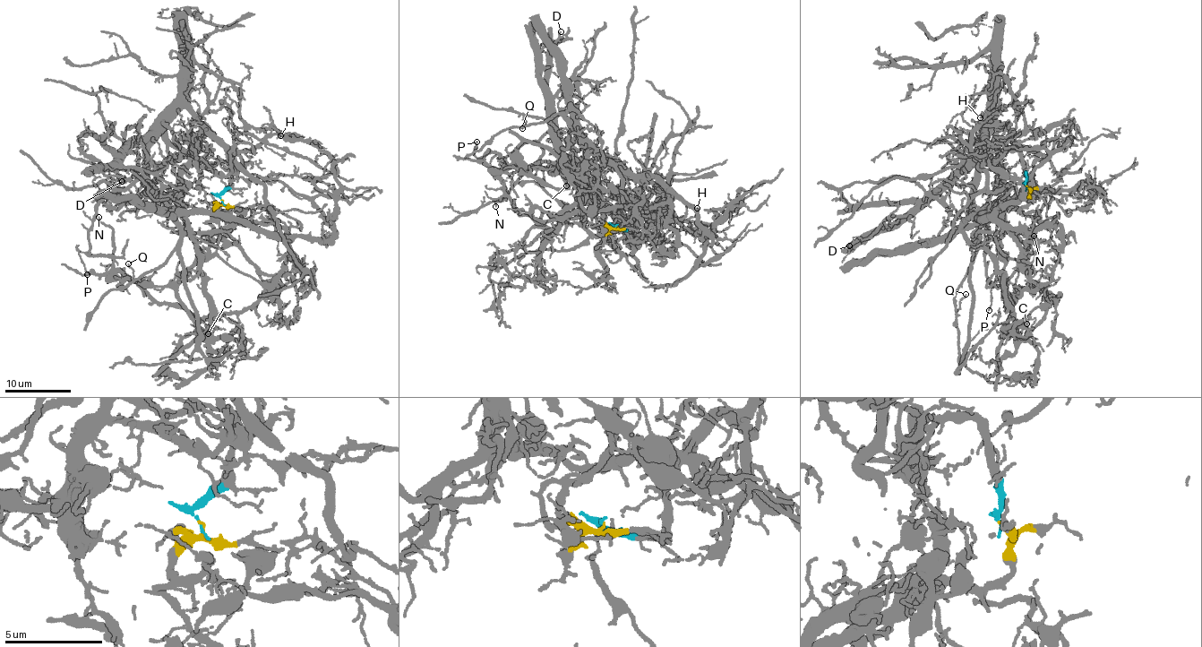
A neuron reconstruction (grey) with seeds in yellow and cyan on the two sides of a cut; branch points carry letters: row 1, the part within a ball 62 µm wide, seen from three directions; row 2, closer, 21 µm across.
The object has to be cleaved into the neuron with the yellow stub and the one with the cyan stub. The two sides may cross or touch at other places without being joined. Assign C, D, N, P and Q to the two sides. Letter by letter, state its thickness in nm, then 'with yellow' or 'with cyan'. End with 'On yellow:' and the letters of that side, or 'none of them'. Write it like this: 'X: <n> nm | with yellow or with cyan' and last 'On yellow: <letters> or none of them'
C: 190 nm | with yellow
D: 160 nm | with cyan
N: 110 nm | with yellow
P: 140 nm | with cyan
Q: 100 nm | with cyan
On yellow: C, N

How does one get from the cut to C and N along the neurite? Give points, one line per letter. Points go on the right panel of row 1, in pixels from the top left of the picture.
C: (1025, 186), (1027, 203), (1001, 211), (995, 235), (996, 271), (1014, 328), (1026, 323)
N: (1025, 186), (1029, 202), (1001, 211), (995, 237), (1008, 300), (1022, 249), (1033, 236)

